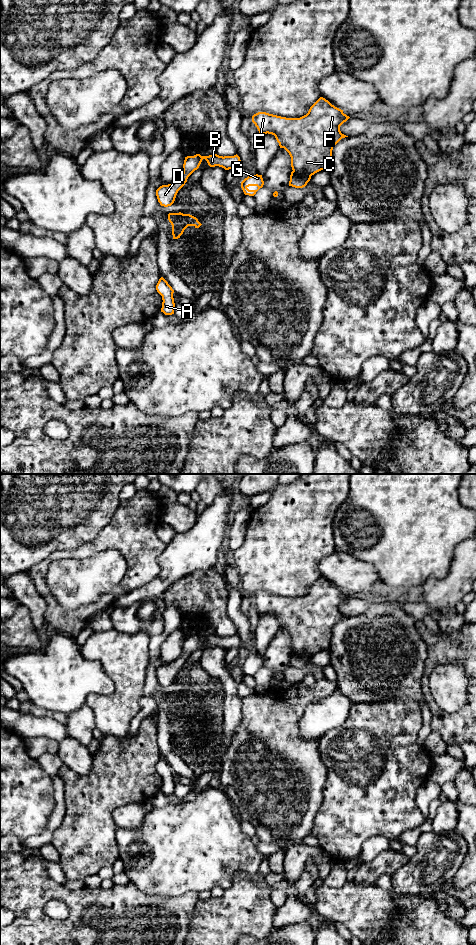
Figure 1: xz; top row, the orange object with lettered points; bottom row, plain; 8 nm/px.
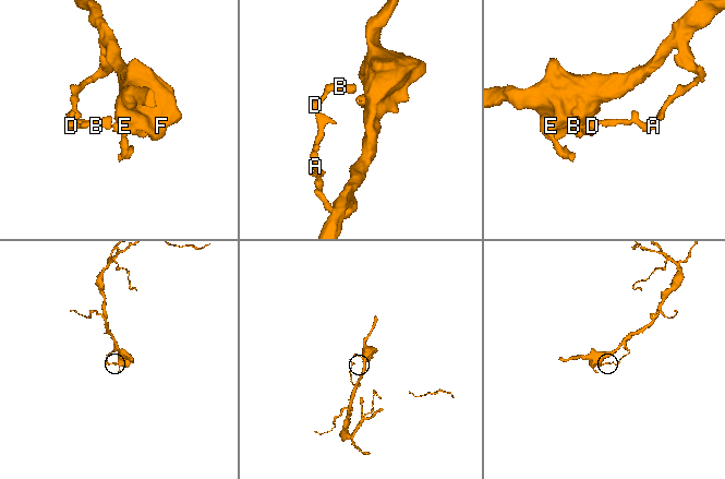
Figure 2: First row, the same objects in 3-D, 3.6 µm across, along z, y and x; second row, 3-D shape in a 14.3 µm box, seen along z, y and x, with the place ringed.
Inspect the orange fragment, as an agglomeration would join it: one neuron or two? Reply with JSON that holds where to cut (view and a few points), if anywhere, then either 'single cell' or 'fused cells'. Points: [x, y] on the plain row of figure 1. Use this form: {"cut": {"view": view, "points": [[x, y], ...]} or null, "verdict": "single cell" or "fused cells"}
{"cut": {"view": "xz", "points": [[293, 650], [305, 650], [311, 655]]}, "verdict": "fused cells"}

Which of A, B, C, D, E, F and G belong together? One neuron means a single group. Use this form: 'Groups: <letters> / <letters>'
Groups: A B C D E F / G

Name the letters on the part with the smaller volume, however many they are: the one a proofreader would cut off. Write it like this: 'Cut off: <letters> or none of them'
Cut off: G

